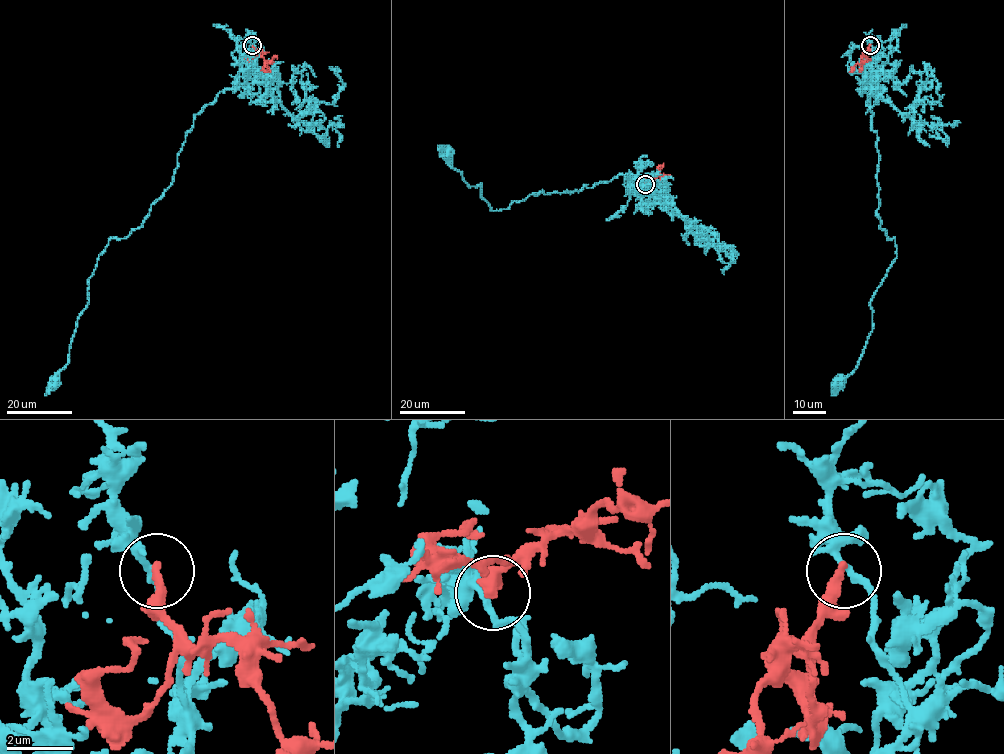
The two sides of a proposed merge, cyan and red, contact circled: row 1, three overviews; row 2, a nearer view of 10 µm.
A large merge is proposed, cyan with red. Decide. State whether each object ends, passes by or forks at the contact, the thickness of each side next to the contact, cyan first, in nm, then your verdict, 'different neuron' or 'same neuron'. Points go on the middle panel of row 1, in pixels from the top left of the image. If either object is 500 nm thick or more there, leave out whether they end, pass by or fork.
cyan passes by | red ends | 220/320 nm | different neuron

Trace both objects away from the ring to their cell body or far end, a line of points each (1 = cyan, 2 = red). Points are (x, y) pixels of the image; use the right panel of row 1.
1: (870, 45), (872, 82), (860, 88), (877, 134), (876, 214), (896, 256), (871, 302), (859, 364), (839, 383)
2: (870, 45), (863, 53), (861, 61), (850, 72)

